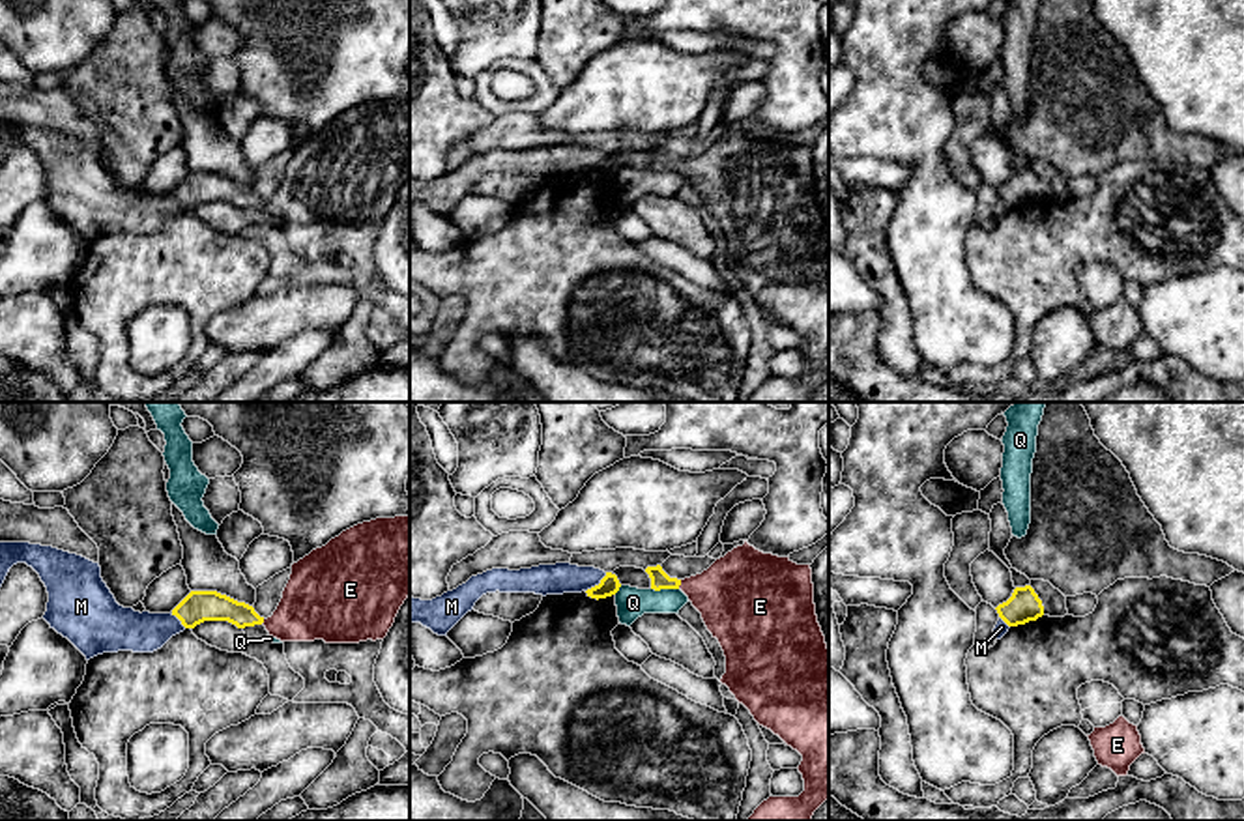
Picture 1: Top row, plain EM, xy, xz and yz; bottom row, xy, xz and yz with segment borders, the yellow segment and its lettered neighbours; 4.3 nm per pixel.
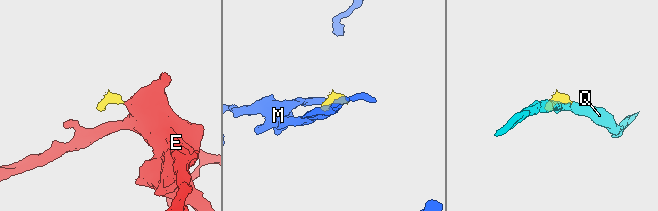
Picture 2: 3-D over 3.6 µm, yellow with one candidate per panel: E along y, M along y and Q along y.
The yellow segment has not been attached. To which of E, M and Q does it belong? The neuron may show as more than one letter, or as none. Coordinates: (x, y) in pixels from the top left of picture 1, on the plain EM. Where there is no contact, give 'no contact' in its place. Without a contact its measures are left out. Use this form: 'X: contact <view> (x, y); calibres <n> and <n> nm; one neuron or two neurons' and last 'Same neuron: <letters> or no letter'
E: contact xz (679, 165); calibres 80 and 340 nm; one neuron
M: contact xz (599, 165); calibres 90 and 130 nm; two neurons
Q: contact xz (665, 169); calibres 80 and 140 nm; two neurons
Same neuron: E

